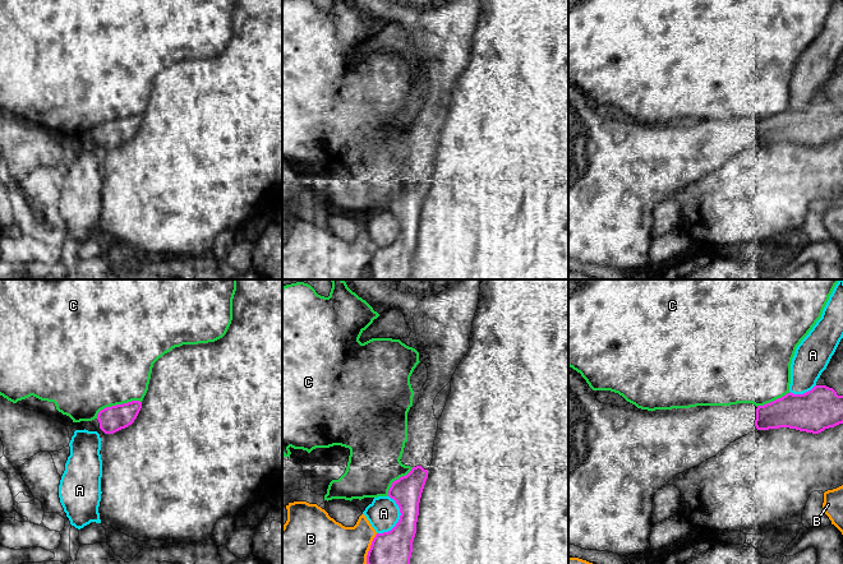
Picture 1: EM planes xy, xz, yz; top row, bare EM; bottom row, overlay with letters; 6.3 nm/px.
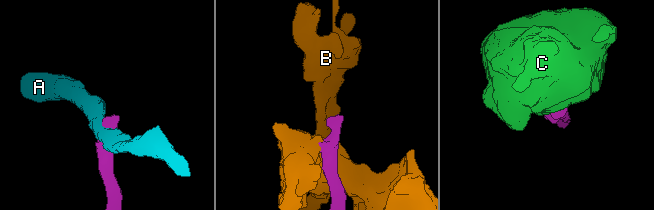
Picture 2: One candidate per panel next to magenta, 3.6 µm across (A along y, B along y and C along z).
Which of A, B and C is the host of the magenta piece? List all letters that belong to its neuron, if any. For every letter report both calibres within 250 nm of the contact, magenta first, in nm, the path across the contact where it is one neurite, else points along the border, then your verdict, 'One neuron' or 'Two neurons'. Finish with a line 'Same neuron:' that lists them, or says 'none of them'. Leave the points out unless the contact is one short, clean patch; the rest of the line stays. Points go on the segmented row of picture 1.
A: Thickness 220 nm (magenta) against 200 nm. Boundary: xz (388, 495), (397, 505), (400, 518), (390, 530), (377, 534). Two neurons
B: Thickness 220 nm (magenta) against 260 nm. Two neurons
C: Thickness 160 nm (magenta) against 500 nm. Two neurons
Same neuron: none of them

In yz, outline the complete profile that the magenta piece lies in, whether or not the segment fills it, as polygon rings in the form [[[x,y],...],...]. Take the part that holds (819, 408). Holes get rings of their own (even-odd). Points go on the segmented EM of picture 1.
[[[568,366],[568,545],[575,545],[585,550],[609,551],[621,556],[628,556],[636,553],[650,550],[651,535],[651,514],[653,499],[655,493],[674,476],[690,468],[697,467],[709,458],[715,457],[720,450],[727,448],[734,440],[757,430],[769,430],[779,427],[789,427],[800,431],[819,434],[825,429],[834,427],[843,424],[843,396],[838,396],[833,388],[826,385],[815,385],[811,390],[803,394],[787,393],[764,406],[755,406],[752,403],[737,403],[731,406],[696,406],[690,408],[672,408],[648,411],[637,408],[632,403],[626,407],[617,407],[612,404],[600,403],[594,390],[589,387],[580,373]]]

